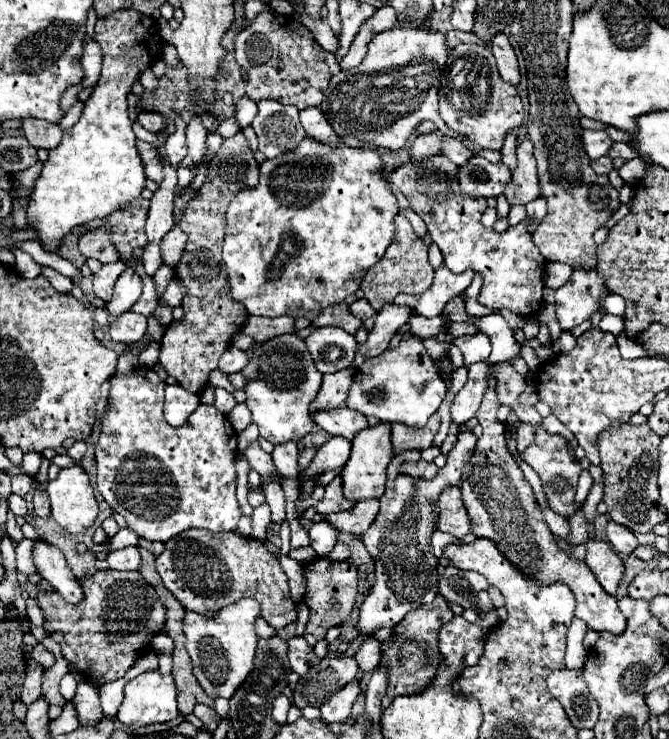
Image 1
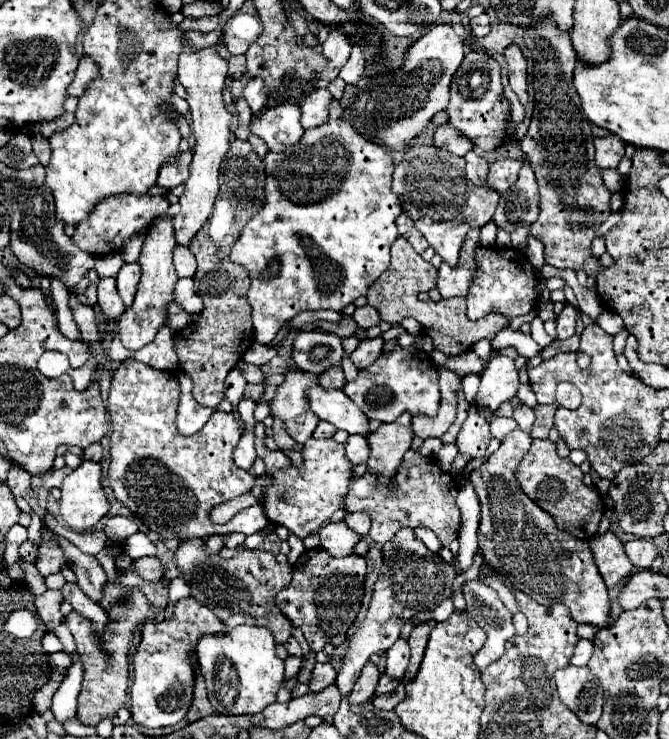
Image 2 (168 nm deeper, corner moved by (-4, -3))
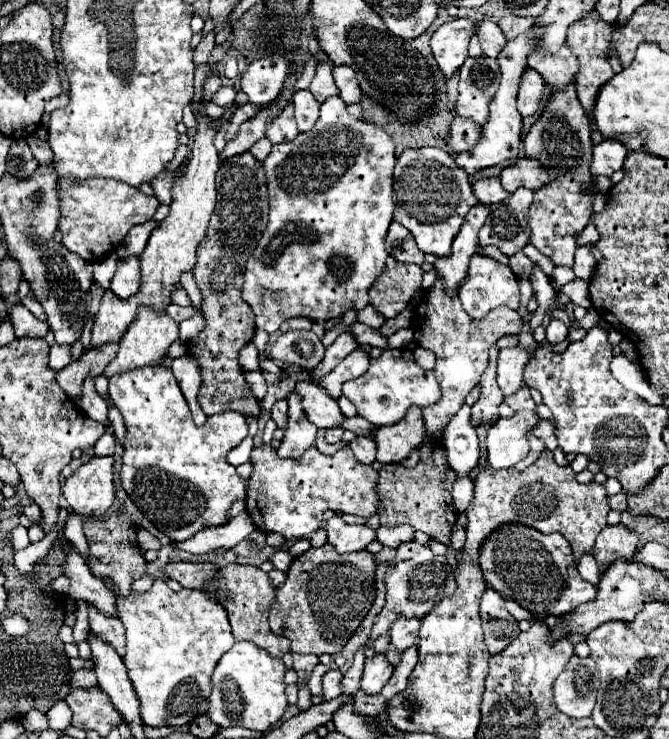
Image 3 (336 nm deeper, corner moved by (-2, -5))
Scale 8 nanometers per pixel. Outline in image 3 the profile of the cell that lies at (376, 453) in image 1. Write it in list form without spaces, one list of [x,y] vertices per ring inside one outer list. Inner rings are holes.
[[[418,406],[410,408],[402,422],[394,426],[380,426],[374,434],[378,444],[376,460],[382,464],[396,464],[410,456],[414,448],[418,448],[426,438],[426,430],[422,426],[422,410]]]

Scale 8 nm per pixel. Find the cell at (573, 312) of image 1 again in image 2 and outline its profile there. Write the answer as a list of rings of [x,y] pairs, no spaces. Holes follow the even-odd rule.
[[[566,302],[562,314],[558,316],[558,338],[560,340],[574,336],[574,328],[576,328],[578,318],[580,318],[580,310],[576,306],[572,306],[570,302]]]

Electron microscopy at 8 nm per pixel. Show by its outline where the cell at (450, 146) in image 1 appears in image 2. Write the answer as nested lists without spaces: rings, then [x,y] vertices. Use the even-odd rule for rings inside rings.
[[[470,150],[466,156],[466,176],[476,184],[476,186],[484,186],[484,178],[488,174],[488,162],[484,158],[480,158],[474,150]]]

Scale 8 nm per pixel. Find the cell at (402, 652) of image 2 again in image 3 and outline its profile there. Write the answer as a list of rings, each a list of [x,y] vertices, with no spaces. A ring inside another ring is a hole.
[[[398,618],[390,630],[392,630],[390,642],[396,646],[398,652],[404,652],[406,648],[410,648],[418,642],[420,620],[418,618]]]

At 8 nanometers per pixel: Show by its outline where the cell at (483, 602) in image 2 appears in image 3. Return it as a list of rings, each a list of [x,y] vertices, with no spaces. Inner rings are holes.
[[[490,586],[480,602],[480,618],[482,618],[484,640],[490,654],[500,654],[520,634],[518,622],[506,610],[502,594],[494,592]]]

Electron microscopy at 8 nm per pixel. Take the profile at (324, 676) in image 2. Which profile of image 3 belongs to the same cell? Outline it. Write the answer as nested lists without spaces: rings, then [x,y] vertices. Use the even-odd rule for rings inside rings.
[[[330,670],[324,680],[322,680],[322,686],[324,686],[324,698],[326,700],[332,700],[332,698],[338,698],[342,694],[342,688],[340,688],[340,680],[342,680],[342,672],[340,670]]]

